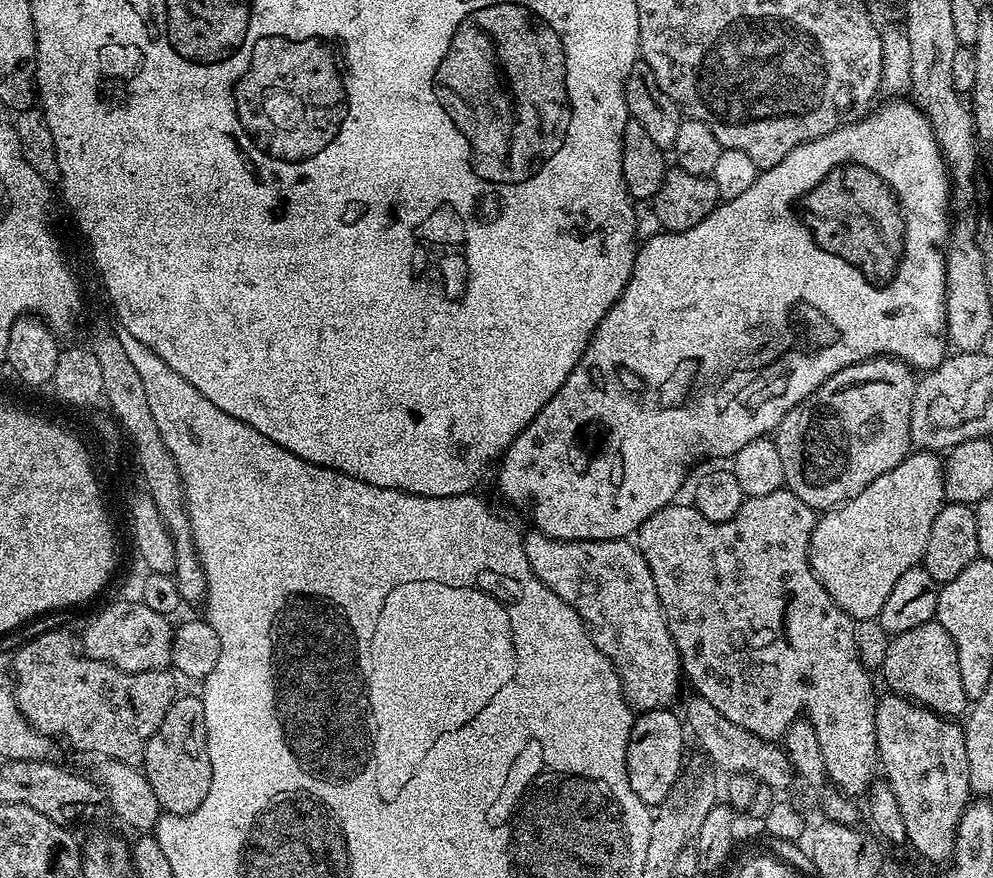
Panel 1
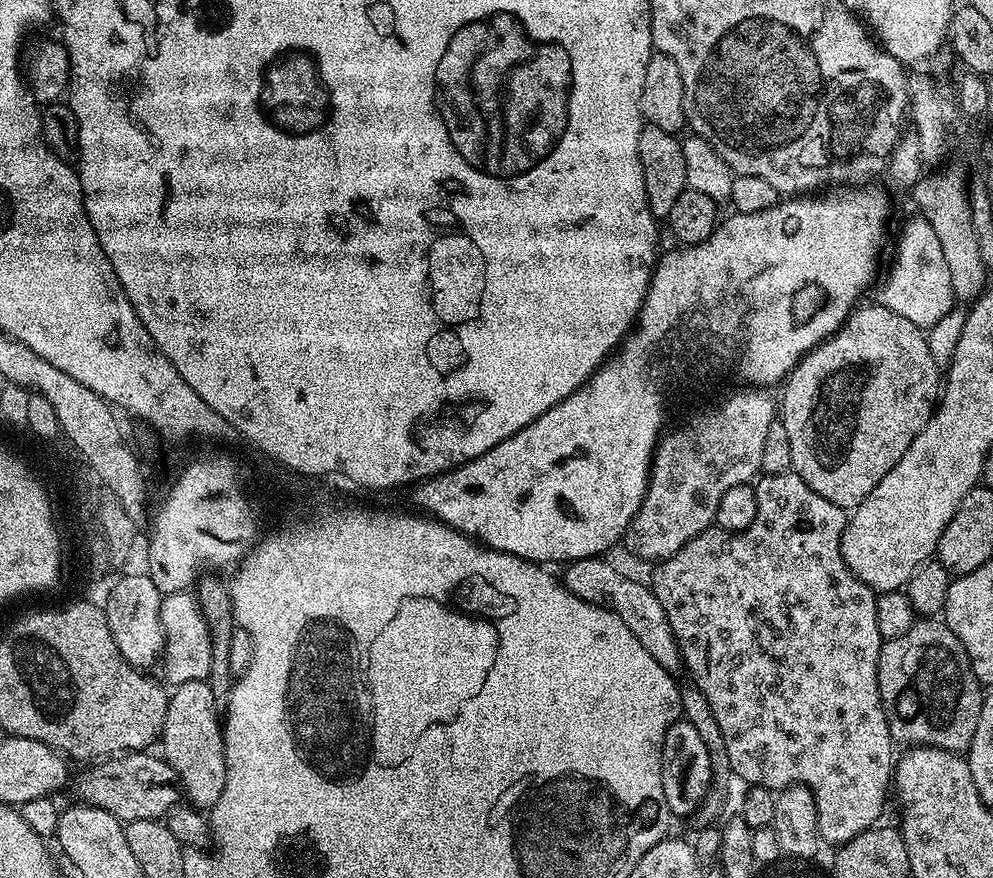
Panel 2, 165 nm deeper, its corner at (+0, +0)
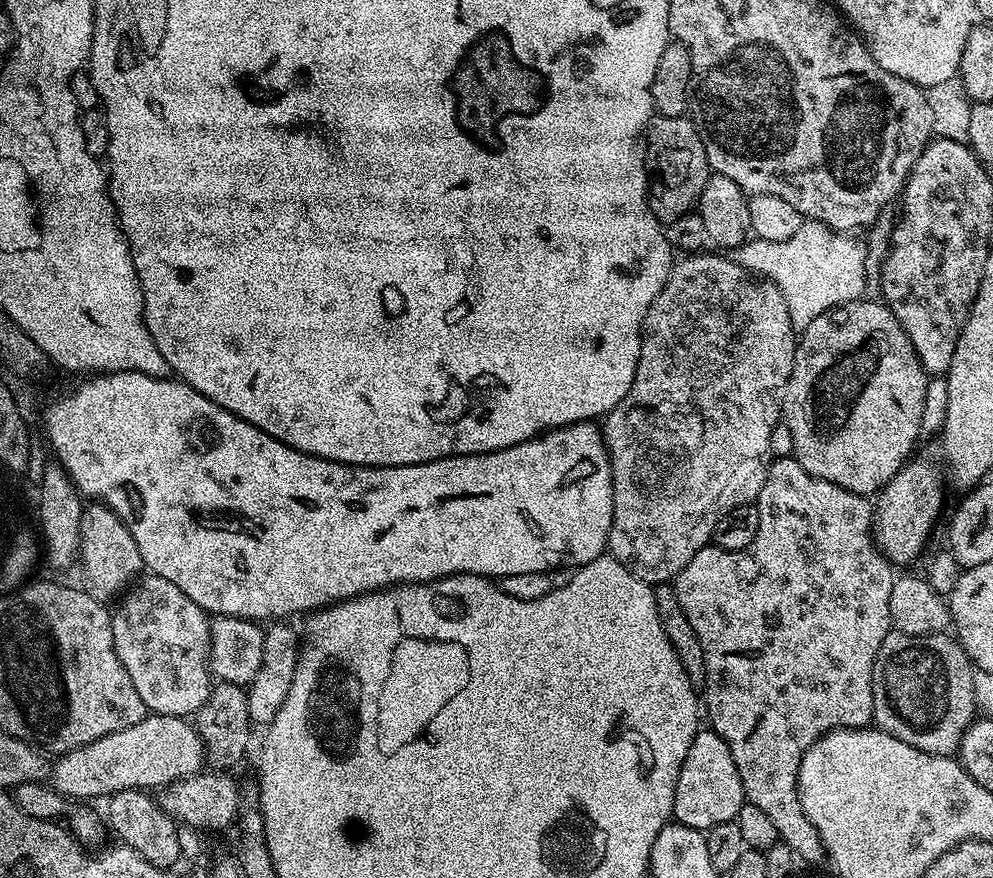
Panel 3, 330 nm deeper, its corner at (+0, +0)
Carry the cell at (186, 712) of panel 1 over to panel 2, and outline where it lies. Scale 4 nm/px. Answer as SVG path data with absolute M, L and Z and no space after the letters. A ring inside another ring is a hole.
M207 680L182 682L171 689L159 743L164 744L162 759L178 774L187 803L201 810L214 807L226 786L226 758L222 712L215 706L214 693Z

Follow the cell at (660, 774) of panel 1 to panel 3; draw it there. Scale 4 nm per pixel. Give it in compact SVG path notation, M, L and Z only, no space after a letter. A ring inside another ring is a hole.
M711 730L697 732L682 762L678 786L674 790L672 815L675 823L711 830L720 823L735 821L740 807L745 802L742 778L738 778L738 766L734 766L734 754L730 754L730 746L722 742L717 732Z

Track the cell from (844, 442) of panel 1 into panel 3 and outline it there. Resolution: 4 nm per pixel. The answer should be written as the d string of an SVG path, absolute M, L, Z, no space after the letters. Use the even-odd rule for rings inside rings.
M861 298L826 310L799 333L792 373L788 379L788 385L782 390L782 423L790 426L790 434L794 434L792 456L802 466L802 470L806 470L806 474L814 474L814 478L826 478L826 482L834 482L834 486L842 486L859 496L871 497L873 494L879 493L880 489L888 485L898 475L900 469L909 463L911 456L908 455L911 454L916 439L922 436L920 423L922 422L922 410L926 406L929 379L906 330L902 330L898 318L894 318L894 314L888 309L887 304L879 299Z

